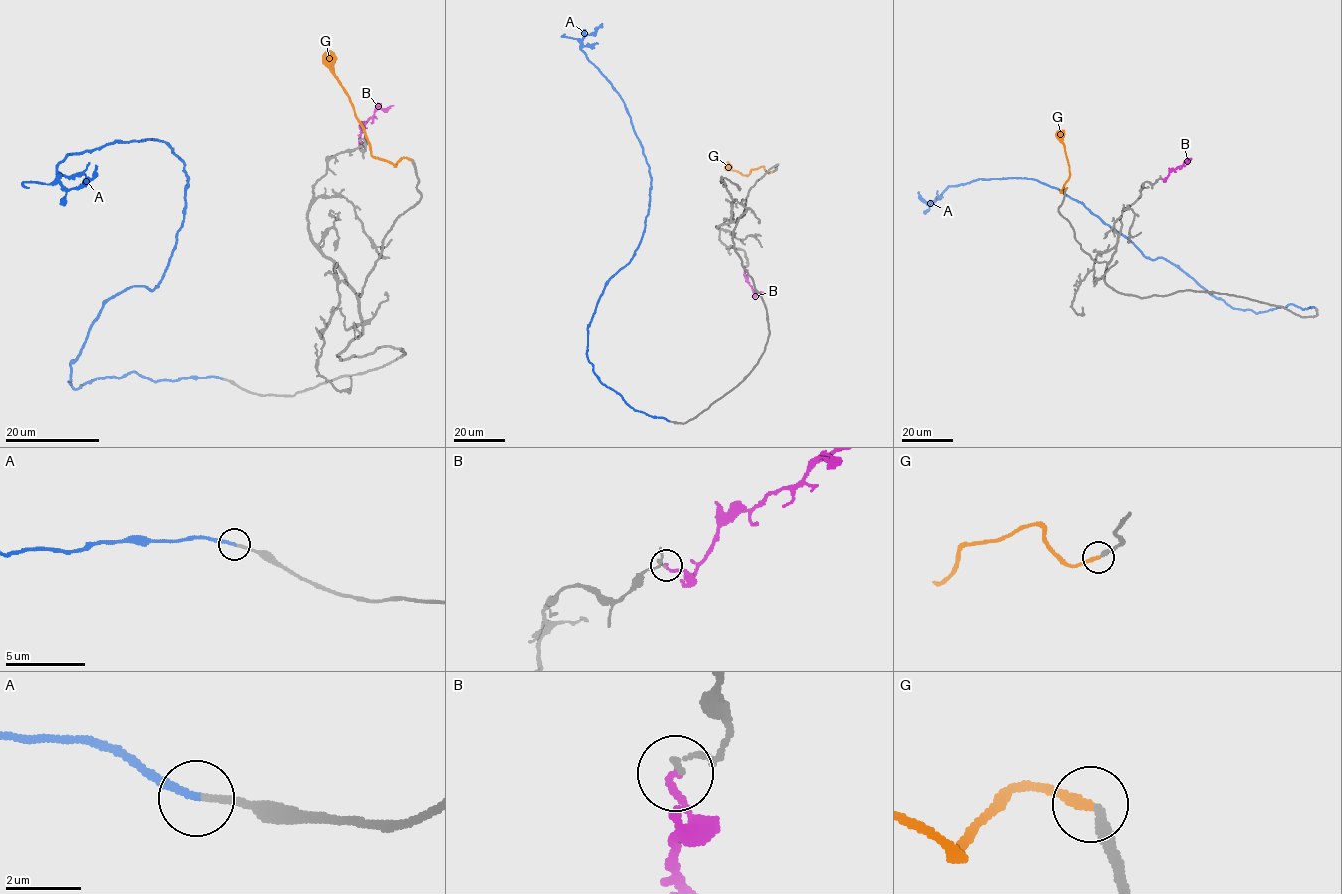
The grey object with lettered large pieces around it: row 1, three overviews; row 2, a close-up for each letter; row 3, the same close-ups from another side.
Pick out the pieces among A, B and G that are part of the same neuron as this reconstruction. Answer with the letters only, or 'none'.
A

